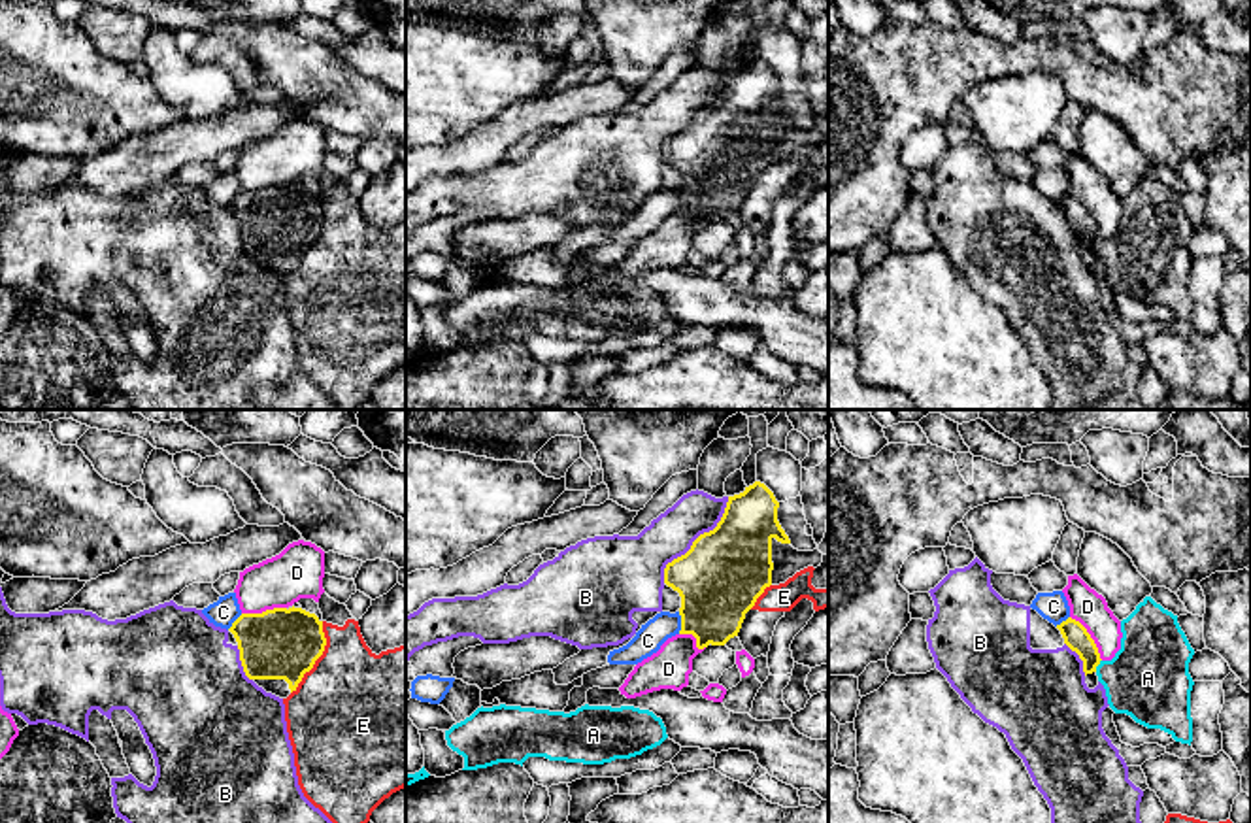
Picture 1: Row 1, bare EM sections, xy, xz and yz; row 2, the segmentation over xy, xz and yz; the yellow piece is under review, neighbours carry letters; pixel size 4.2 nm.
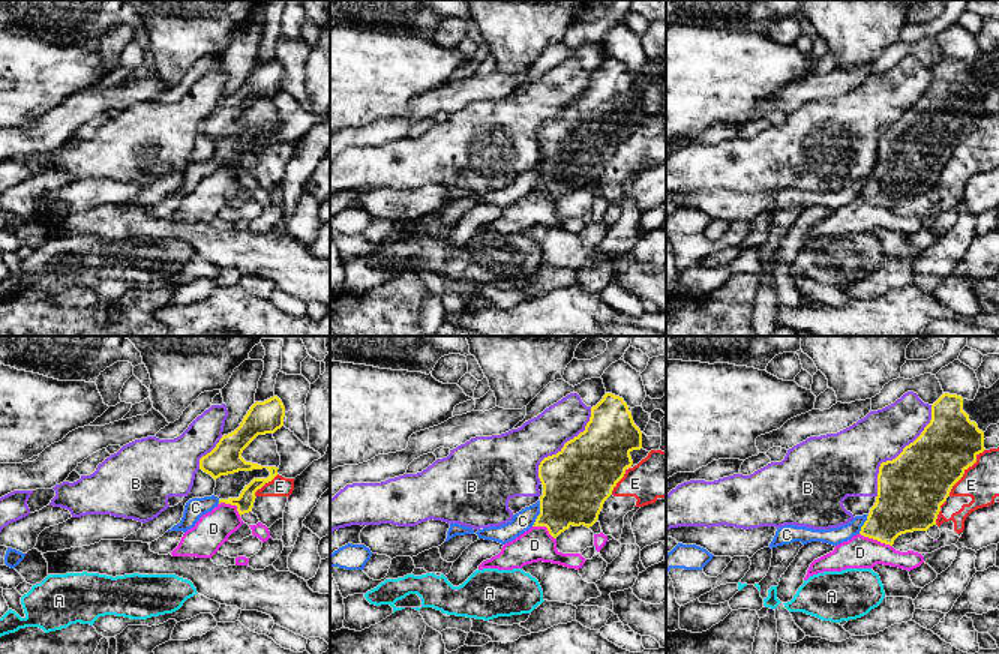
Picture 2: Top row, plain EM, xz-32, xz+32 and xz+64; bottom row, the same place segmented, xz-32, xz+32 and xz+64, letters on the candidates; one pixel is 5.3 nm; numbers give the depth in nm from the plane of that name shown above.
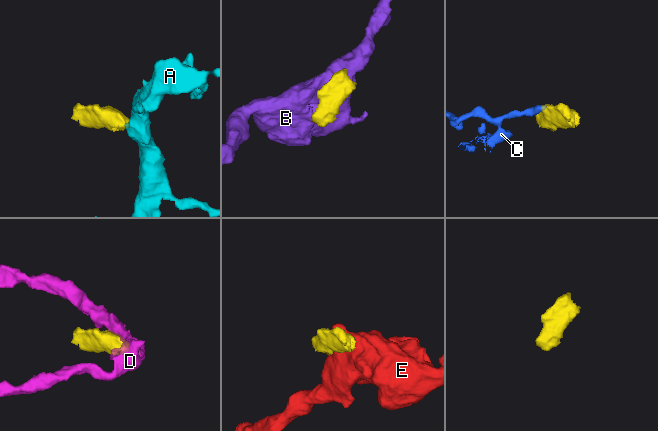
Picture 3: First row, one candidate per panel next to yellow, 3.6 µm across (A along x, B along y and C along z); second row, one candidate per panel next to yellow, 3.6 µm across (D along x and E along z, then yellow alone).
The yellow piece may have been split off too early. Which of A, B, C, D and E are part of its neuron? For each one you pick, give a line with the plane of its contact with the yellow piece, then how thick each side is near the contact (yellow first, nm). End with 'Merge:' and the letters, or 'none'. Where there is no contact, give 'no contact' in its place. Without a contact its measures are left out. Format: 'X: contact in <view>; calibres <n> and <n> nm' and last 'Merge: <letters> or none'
Merge: none

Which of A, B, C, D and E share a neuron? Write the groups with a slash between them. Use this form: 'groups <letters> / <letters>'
groups A / B / C / D / E

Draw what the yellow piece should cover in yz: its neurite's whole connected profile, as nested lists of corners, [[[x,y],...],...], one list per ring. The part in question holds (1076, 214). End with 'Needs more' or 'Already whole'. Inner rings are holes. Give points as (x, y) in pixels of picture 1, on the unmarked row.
[[[1072,194],[1057,202],[1057,206],[1060,208],[1064,221],[1083,238],[1085,260],[1089,266],[1094,266],[1098,262],[1096,244],[1102,238],[1094,217],[1087,206]]]. Needs more

